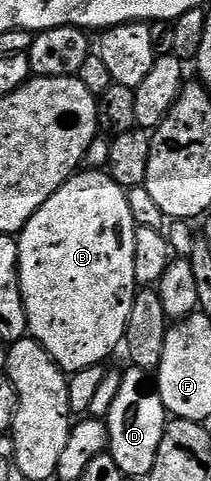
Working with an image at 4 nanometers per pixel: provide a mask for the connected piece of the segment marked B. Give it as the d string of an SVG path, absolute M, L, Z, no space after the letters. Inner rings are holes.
M82 169L80 172L68 178L63 185L54 192L27 220L17 238L19 248L19 280L21 281L21 295L25 305L25 315L29 325L29 334L42 348L57 361L57 365L66 372L76 372L83 368L102 365L105 357L113 349L122 345L125 329L128 328L128 317L131 316L133 298L136 297L139 287L137 284L137 269L135 268L135 244L137 243L137 222L131 216L131 204L126 187L121 186L104 169Z

